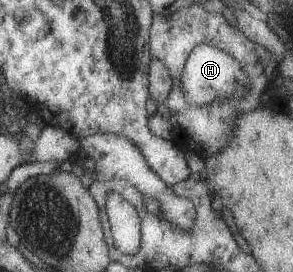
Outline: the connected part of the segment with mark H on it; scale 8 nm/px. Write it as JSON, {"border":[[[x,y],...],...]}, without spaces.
{"border":[[[201,43],[194,46],[187,57],[181,75],[181,86],[187,104],[201,106],[221,97],[223,99],[241,97],[248,89],[249,80],[240,64],[236,63],[232,56],[224,53],[218,47]]]}

